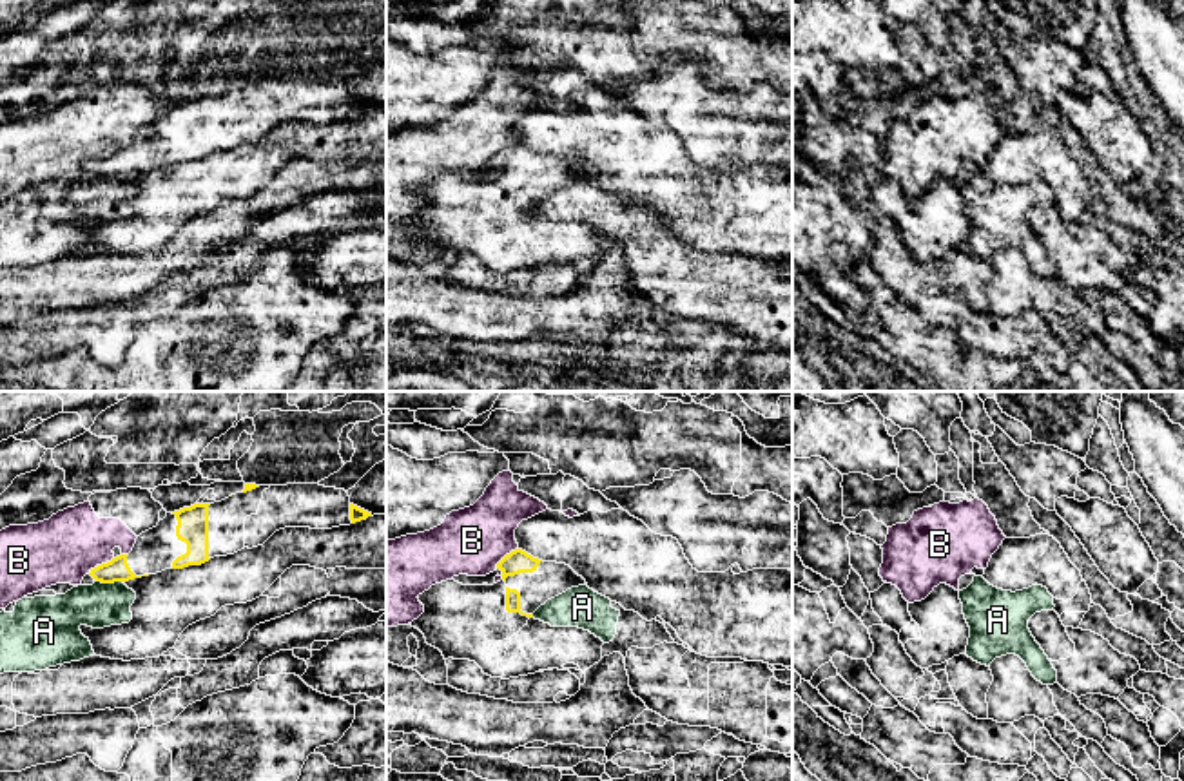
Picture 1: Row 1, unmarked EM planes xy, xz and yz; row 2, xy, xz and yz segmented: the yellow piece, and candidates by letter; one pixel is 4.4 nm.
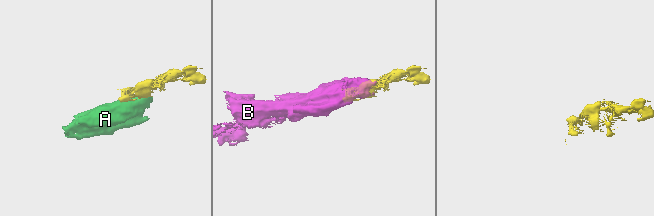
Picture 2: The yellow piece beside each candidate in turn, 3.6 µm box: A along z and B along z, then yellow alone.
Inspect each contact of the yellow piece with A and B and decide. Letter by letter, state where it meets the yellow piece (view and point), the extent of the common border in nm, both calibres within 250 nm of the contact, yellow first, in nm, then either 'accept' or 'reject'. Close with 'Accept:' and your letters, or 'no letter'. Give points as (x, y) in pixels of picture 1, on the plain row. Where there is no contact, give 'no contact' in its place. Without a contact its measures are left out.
A: meets yellow in xy at (109, 176); contact 130 nm long; 100 nm thick on the yellow side, 200 nm on the other; reject
B: meets yellow in xz at (504, 151); contact 140 nm long; 100 nm thick on the yellow side, 300 nm on the other; reject
Accept: no letter

